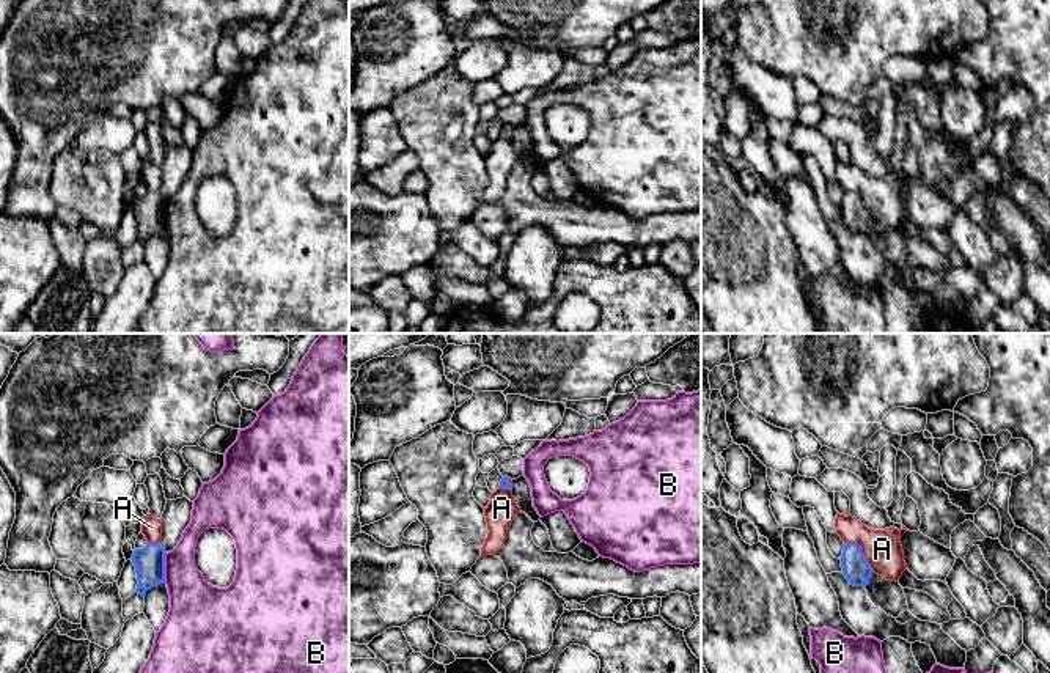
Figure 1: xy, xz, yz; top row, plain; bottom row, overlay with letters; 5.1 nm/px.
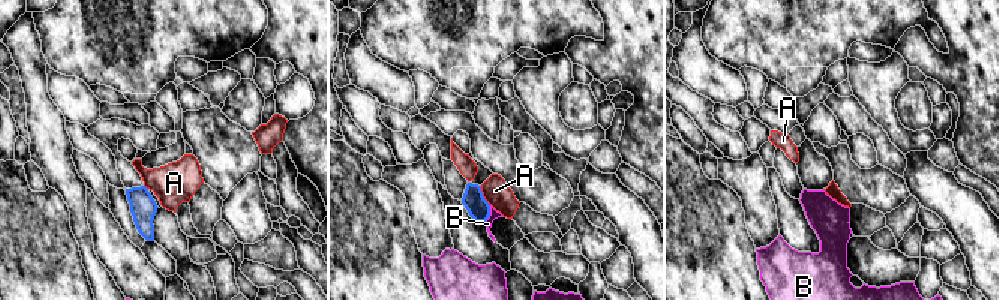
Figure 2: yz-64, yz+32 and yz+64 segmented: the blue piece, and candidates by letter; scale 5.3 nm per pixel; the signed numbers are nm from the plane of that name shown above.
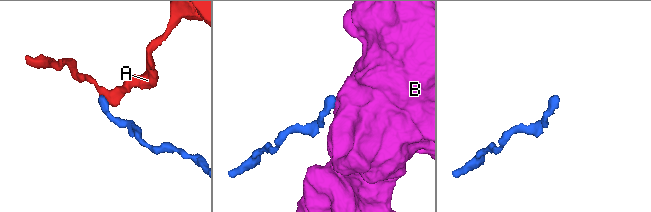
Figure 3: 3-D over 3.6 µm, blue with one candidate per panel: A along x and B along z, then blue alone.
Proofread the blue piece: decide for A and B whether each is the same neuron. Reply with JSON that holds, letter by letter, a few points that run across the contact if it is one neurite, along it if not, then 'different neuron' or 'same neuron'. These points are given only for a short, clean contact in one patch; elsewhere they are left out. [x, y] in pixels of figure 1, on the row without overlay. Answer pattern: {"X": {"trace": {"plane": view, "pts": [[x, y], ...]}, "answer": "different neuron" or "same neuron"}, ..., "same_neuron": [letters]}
{"A": {"trace": {"plane": "yz", "pts": [[846, 189], [854, 189], [860, 195], [874, 219]]}, "answer": "different neuron"}, "B": {"trace": {"plane": "xy", "pts": [[167, 200], [164, 228]]}, "answer": "different neuron"}, "same_neuron": []}

